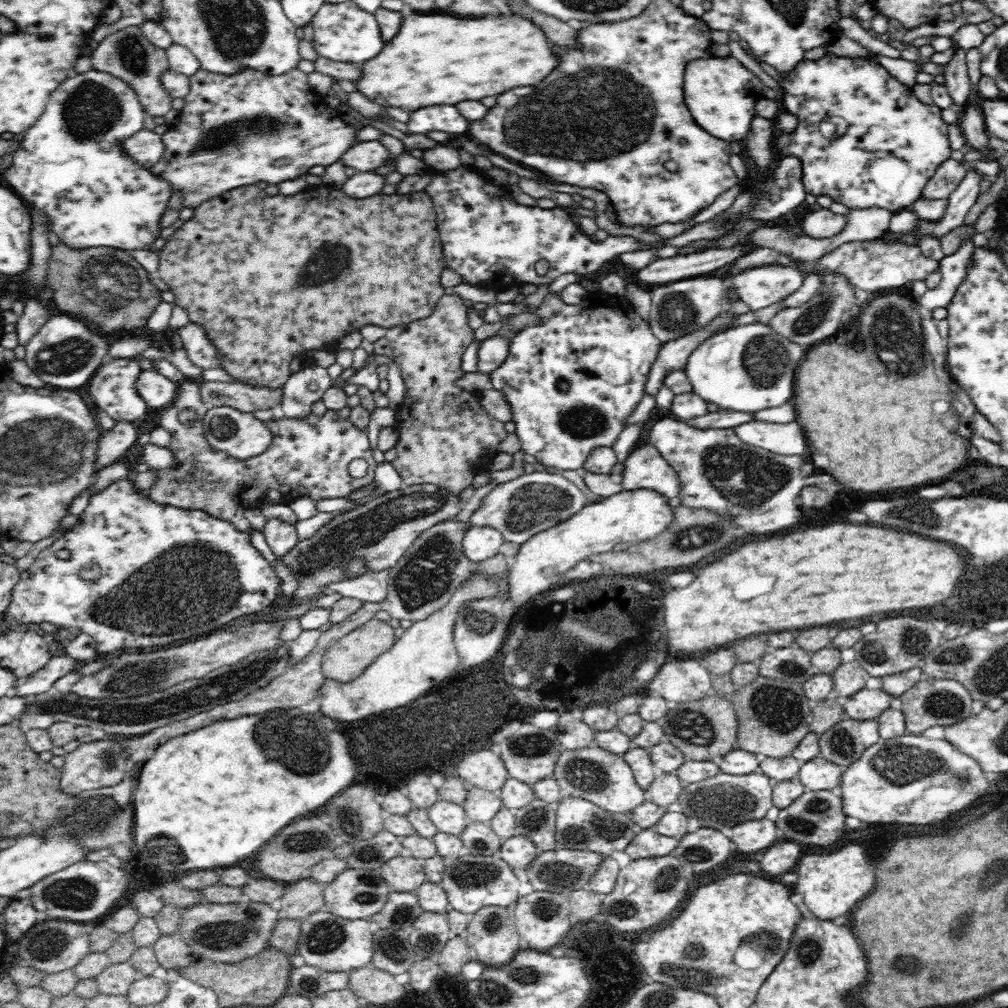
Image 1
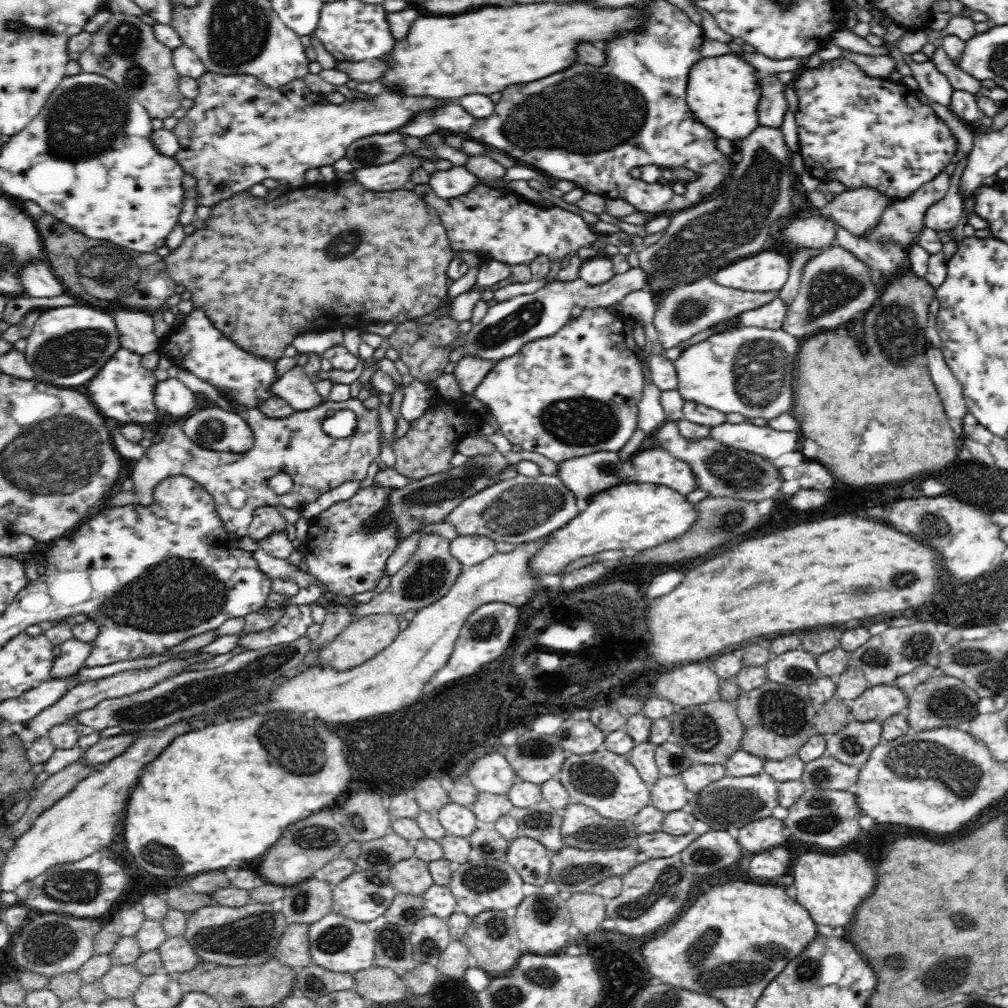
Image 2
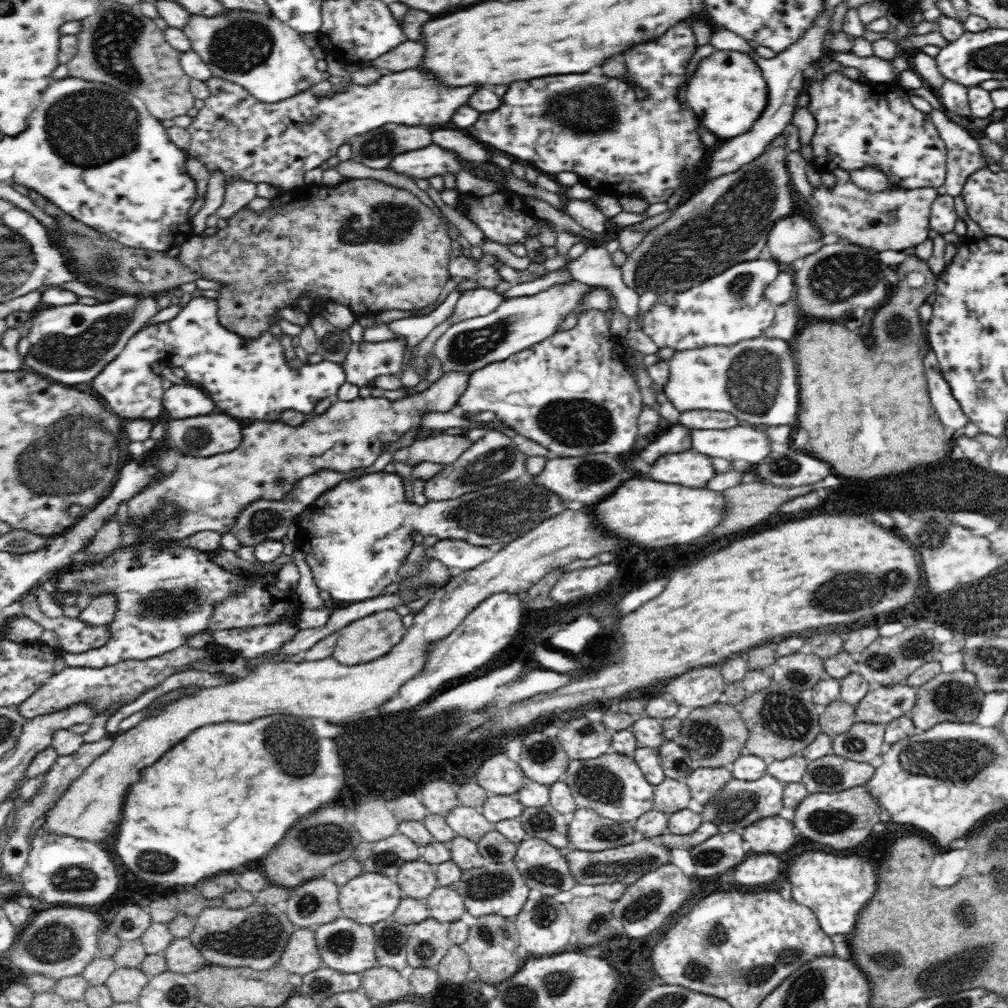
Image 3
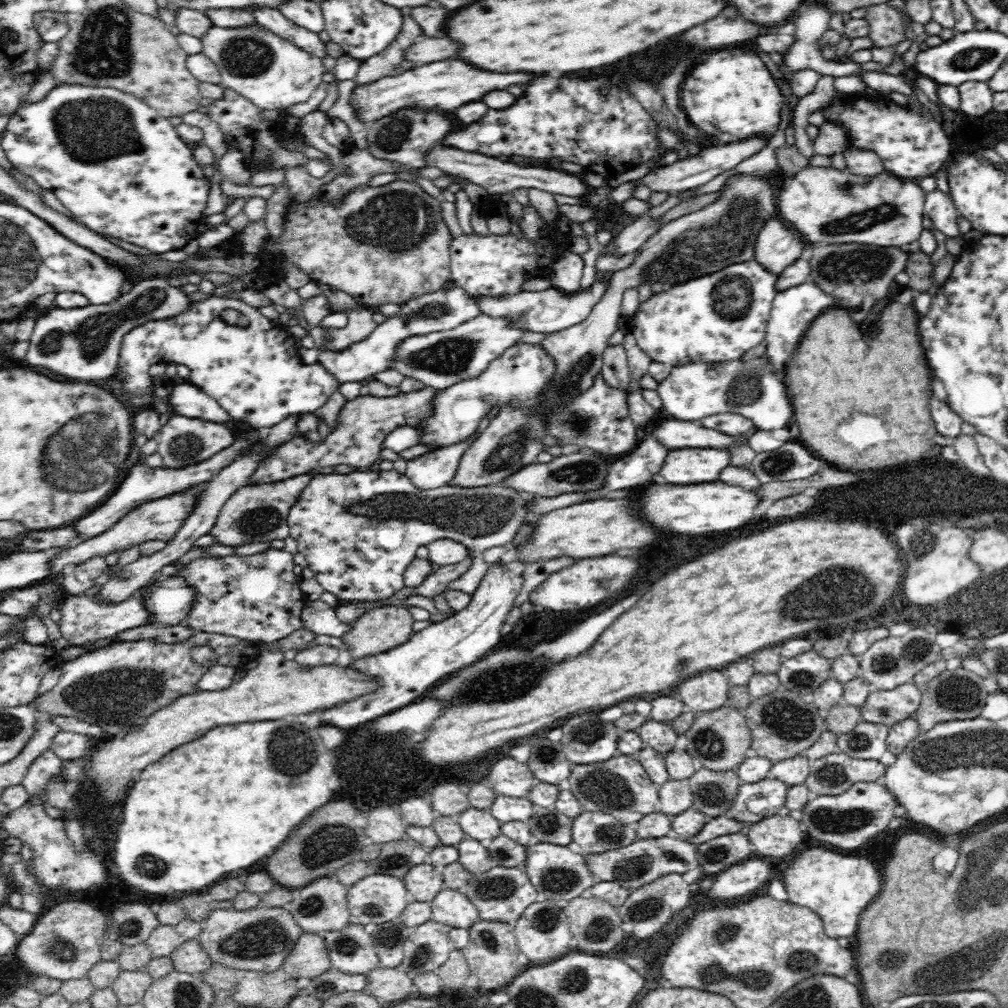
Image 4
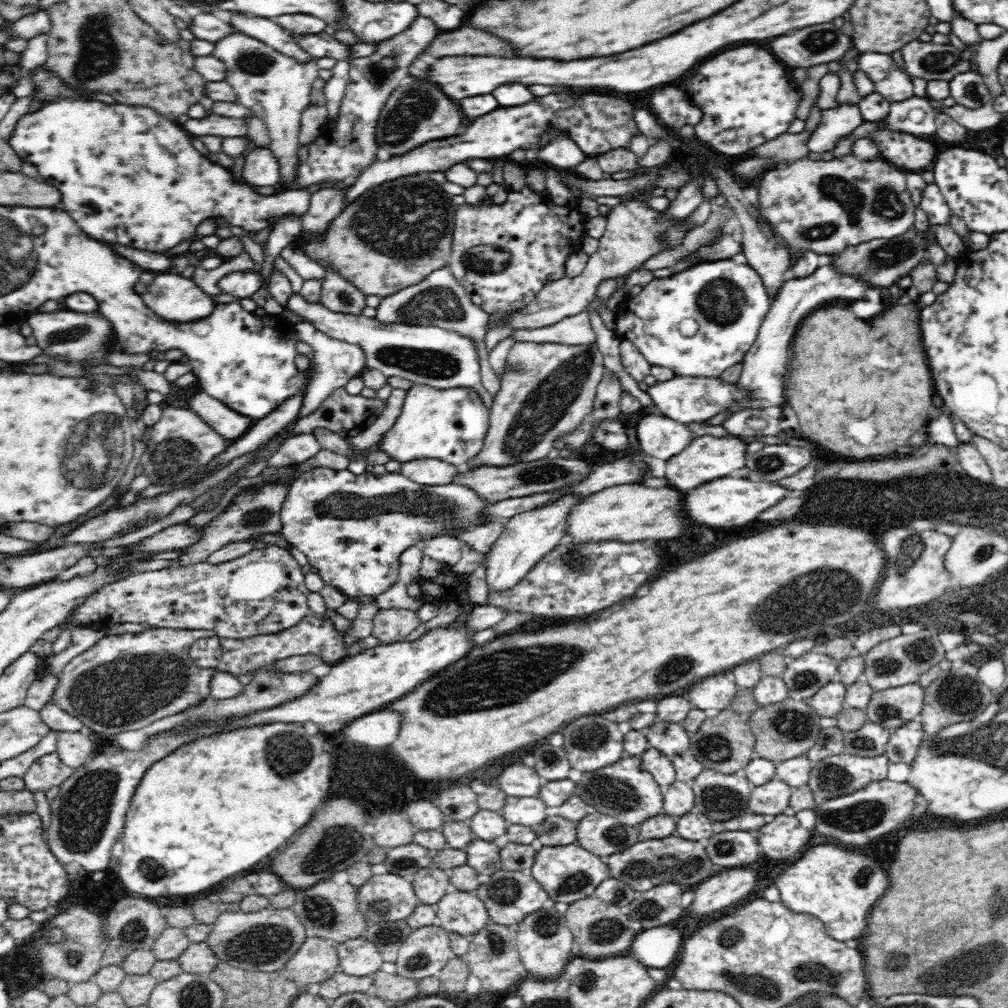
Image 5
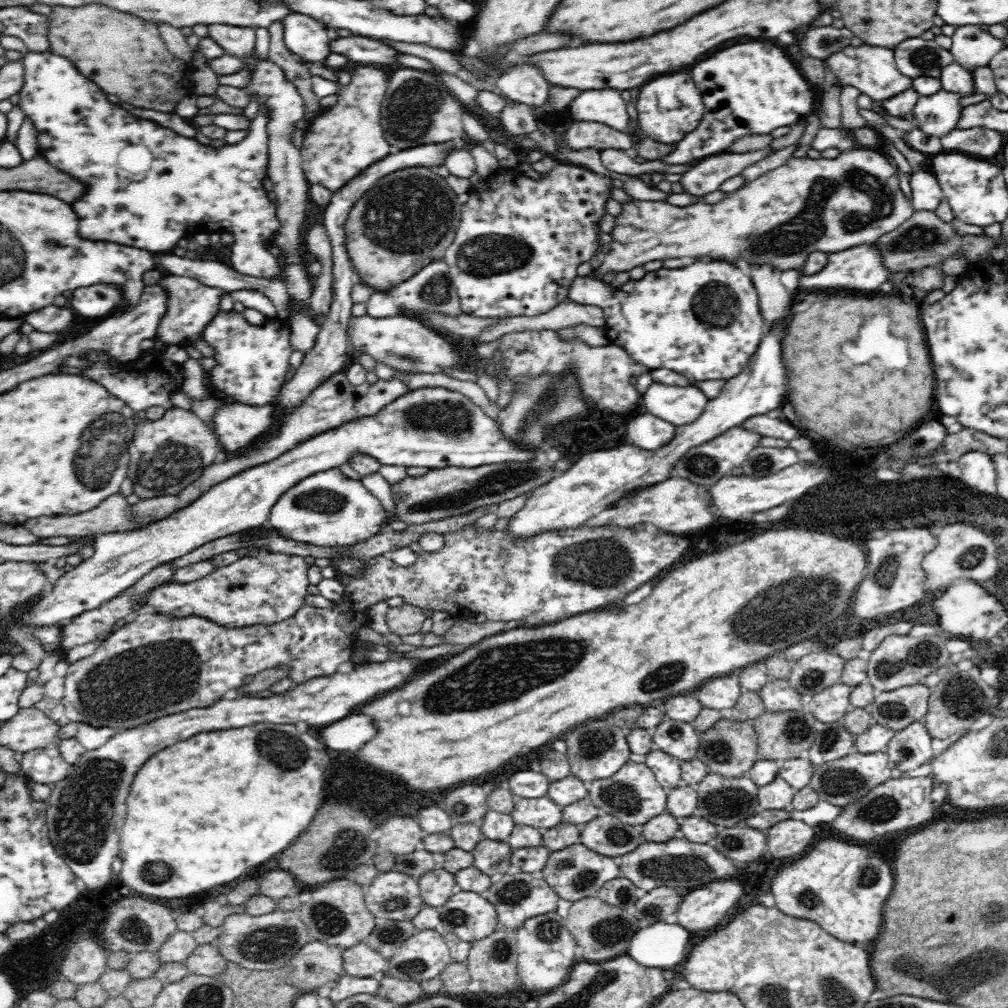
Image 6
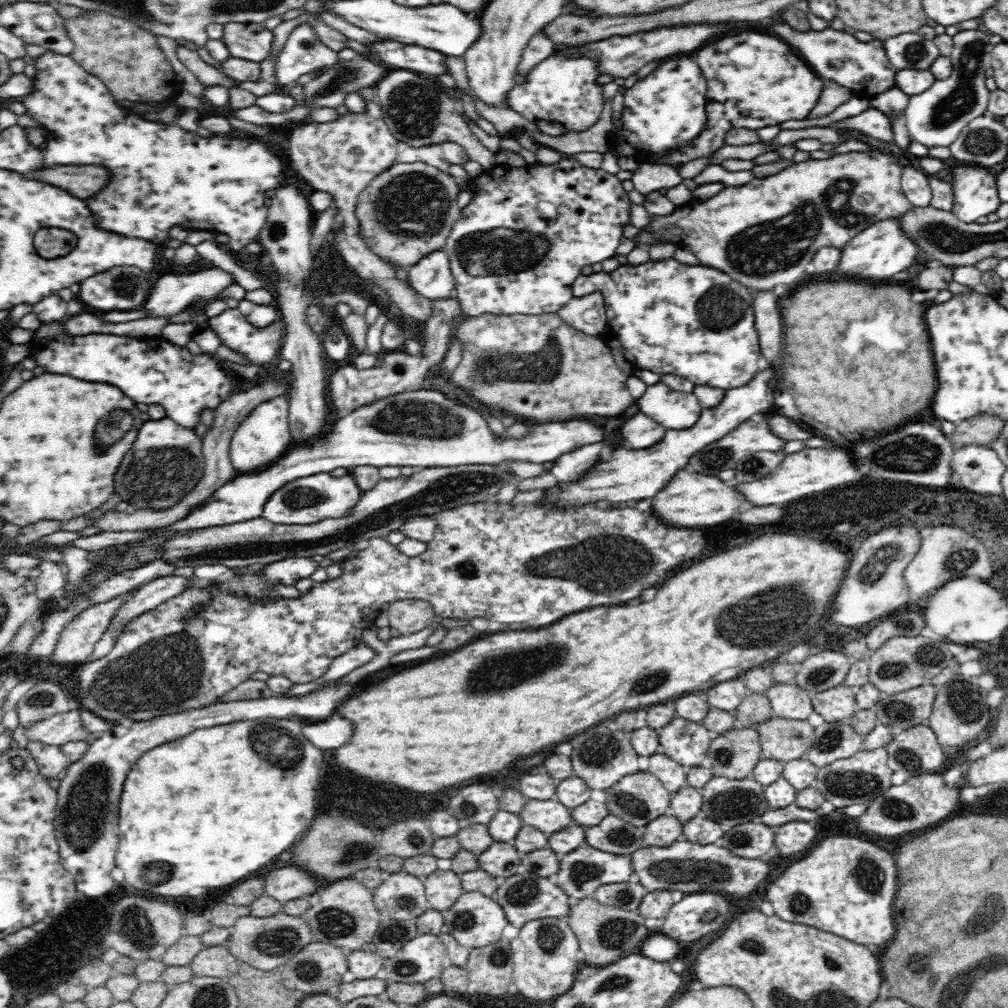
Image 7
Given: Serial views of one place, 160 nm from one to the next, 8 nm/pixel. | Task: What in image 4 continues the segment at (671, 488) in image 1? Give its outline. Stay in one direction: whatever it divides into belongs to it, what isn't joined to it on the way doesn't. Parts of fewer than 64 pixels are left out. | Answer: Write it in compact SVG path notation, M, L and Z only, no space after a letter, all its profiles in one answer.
M676 449L670 450L660 470L660 476L666 479L667 484L699 485L714 482L720 477L721 471L730 465L730 453L718 449Z

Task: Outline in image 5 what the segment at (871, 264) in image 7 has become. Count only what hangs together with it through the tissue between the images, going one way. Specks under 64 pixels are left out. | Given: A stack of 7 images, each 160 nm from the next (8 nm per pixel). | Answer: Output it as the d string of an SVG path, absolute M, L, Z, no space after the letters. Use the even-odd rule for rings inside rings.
M825 261L807 277L793 279L787 277L782 286L776 290L765 319L760 325L756 340L751 344L751 348L748 349L743 358L744 366L737 384L751 392L752 402L744 402L740 408L734 408L734 410L728 410L722 416L710 418L708 424L721 426L722 421L728 418L728 416L743 409L763 410L768 407L778 406L779 404L786 406L784 396L786 370L791 359L792 338L794 338L794 334L796 334L796 330L798 330L800 322L802 322L802 316L812 314L816 310L814 306L822 306L826 300L834 300L834 298L860 298L860 296L866 294L868 289L868 285L864 281L860 281L860 277L856 279L856 277L848 275L838 275L832 269L832 266ZM566 495L559 501L547 504L545 507L538 507L526 512L515 514L500 538L494 542L485 562L487 596L496 593L506 592L520 581L532 570L541 558L555 549L562 536L566 534L566 518L570 508L580 502L580 497Z

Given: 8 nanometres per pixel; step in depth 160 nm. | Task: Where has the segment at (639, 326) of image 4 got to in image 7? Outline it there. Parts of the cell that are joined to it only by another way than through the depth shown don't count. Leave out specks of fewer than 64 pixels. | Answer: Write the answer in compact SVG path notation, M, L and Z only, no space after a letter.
M670 257L666 260L654 261L650 260L644 264L633 266L630 264L620 265L616 270L610 273L604 271L593 272L588 275L580 275L572 285L572 296L583 297L593 292L600 293L604 299L606 307L607 326L601 337L616 347L618 355L625 362L632 362L638 368L646 368L652 370L656 374L678 374L682 378L688 378L694 384L706 384L714 388L723 388L730 390L738 386L744 386L746 382L752 380L755 374L760 370L758 368L758 356L760 356L759 334L755 330L755 313L753 309L753 296L748 291L748 287L740 284L725 272L711 267L703 267L698 264L696 266L681 264Z

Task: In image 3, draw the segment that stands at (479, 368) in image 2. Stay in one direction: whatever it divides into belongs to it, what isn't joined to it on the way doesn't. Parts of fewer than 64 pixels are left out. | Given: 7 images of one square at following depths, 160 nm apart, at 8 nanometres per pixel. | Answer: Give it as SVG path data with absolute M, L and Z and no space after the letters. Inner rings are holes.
M450 370L434 381L430 389L417 392L410 395L410 398L389 402L386 398L361 398L357 397L352 401L332 402L332 405L323 414L308 414L305 420L299 426L292 427L288 424L278 421L248 421L244 423L244 440L234 450L214 456L188 456L182 454L172 445L166 445L159 450L154 451L152 456L152 466L158 471L157 476L146 484L140 492L127 500L129 516L136 520L146 516L160 500L173 500L183 508L183 515L179 519L170 521L162 532L158 535L162 539L188 538L198 532L210 530L220 535L226 535L232 532L232 527L241 512L248 508L252 503L259 500L283 501L295 489L300 479L308 476L316 476L320 472L332 470L340 474L356 474L358 469L365 469L372 466L382 452L384 446L394 443L400 437L414 426L419 426L421 417L430 412L451 412L457 411L460 404L460 398L464 394L467 382L470 380L473 372L465 370ZM170 457L175 458L176 464L172 470L164 470L164 463ZM276 480L281 480L283 485L276 484Z

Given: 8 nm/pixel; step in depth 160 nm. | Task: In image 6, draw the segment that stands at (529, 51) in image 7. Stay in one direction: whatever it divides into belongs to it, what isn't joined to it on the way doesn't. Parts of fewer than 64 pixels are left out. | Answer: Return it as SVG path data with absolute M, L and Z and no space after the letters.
M525 64L516 66L506 74L496 78L497 93L510 101L538 108L548 99L548 81L540 75L539 68Z

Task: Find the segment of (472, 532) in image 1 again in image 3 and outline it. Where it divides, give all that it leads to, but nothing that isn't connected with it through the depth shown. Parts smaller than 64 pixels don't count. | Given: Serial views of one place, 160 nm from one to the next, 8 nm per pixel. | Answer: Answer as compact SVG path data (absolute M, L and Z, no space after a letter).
M439 539L428 548L427 556L435 558L450 568L470 570L492 558L493 552L486 546L472 545L464 540Z

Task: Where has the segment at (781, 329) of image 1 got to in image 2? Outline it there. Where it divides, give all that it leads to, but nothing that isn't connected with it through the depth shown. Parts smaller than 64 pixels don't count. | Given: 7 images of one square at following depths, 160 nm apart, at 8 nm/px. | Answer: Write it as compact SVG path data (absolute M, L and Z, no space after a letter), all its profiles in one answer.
M836 245L812 257L803 266L798 294L787 308L780 328L802 344L812 334L832 330L854 318L858 312L869 311L876 300L878 290L866 265L858 261L850 251Z

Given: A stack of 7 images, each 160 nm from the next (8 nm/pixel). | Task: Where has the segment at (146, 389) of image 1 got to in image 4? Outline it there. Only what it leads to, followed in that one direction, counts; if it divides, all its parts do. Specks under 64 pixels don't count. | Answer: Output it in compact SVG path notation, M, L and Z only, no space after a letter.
M186 381L172 387L170 400L166 400L168 406L173 408L178 416L186 418L202 418L202 420L210 420L210 422L232 422L232 418L228 416L218 402L214 398L210 398L208 394L204 394L196 385Z

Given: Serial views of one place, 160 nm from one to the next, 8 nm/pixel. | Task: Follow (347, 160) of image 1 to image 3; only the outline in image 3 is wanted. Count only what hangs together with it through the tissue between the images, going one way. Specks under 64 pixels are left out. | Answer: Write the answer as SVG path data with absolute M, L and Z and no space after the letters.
M388 124L355 136L349 142L351 159L368 168L387 168L394 156L432 144L430 128Z

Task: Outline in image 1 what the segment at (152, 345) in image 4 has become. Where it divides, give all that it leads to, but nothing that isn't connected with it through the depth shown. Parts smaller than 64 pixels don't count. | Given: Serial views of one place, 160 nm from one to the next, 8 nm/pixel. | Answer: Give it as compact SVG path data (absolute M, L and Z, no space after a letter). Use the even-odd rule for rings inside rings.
M189 322L178 330L178 334L183 344L182 348L186 350L192 364L200 368L220 367L216 347L210 343L210 339L206 337L202 326ZM130 358L107 359L88 382L90 384L90 396L96 402L96 406L98 405L115 421L134 422L145 418L149 409L134 387L140 370L138 360Z

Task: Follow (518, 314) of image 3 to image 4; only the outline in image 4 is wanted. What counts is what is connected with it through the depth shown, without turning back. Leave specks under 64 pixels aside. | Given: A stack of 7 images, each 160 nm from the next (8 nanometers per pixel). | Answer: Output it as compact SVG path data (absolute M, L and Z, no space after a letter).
M478 314L468 322L458 324L456 328L431 332L430 334L411 336L397 348L397 361L393 368L405 377L422 380L425 386L444 390L460 380L476 378L482 374L488 364L496 360L505 350L518 344L528 332L527 328L517 326L513 318L494 318L487 314Z

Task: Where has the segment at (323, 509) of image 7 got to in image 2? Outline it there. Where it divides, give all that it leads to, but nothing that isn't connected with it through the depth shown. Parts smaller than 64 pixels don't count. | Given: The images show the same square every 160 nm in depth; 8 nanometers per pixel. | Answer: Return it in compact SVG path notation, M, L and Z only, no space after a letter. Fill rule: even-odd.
M542 474L536 478L520 475L493 482L470 498L465 498L445 521L456 527L458 535L483 534L490 536L496 543L513 545L536 542L562 528L580 512L576 499L576 495L558 475ZM371 485L358 490L350 500L334 504L317 518L309 520L307 572L327 586L328 591L338 596L352 596L376 588L384 574L386 560L399 546L398 527L366 527L364 520L386 512L384 500L390 492L386 487Z

